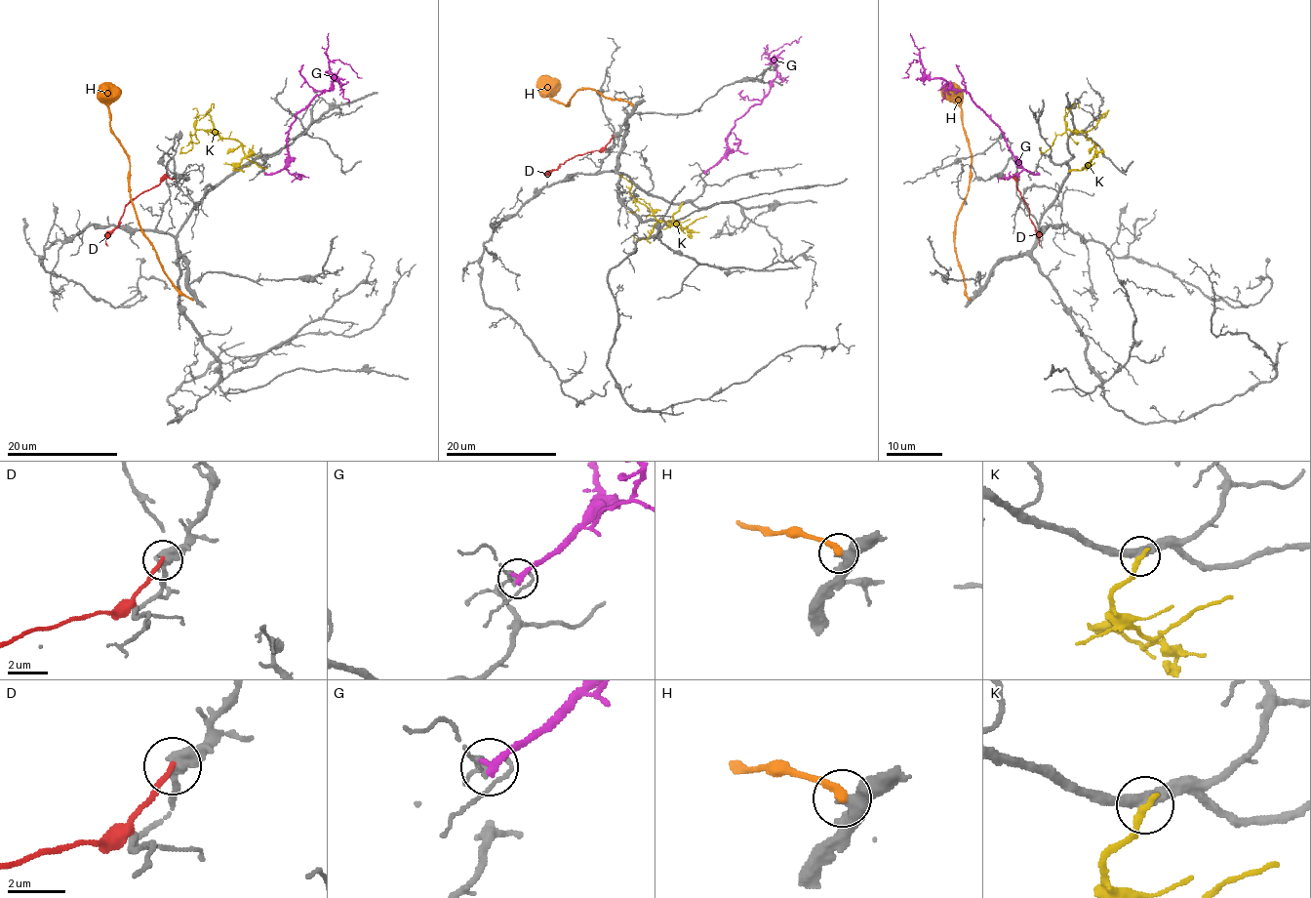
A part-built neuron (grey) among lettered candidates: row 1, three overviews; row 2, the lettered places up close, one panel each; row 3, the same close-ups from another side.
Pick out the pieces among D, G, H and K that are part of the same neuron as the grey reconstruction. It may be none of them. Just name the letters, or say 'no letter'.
no letter

